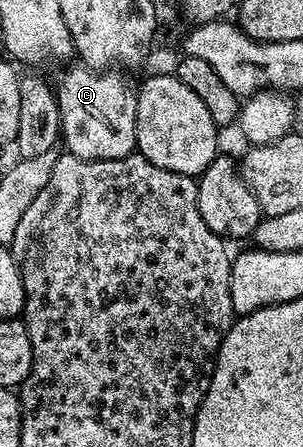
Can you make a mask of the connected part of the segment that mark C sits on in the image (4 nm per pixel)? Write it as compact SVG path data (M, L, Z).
M84 65L76 66L55 83L64 150L80 159L122 159L134 154L137 146L137 91L129 88L120 70L95 71Z

